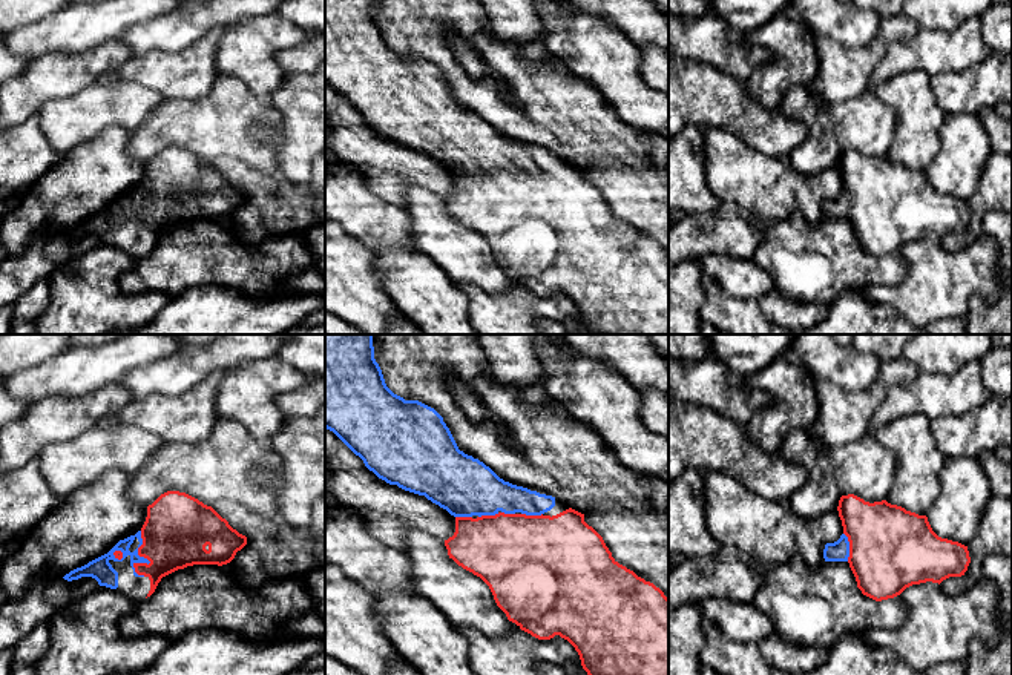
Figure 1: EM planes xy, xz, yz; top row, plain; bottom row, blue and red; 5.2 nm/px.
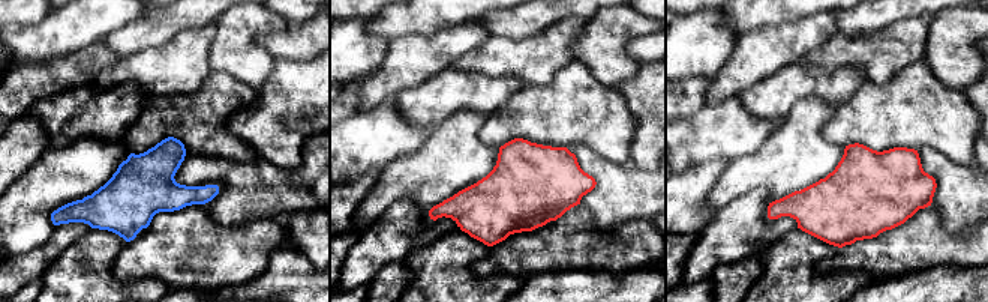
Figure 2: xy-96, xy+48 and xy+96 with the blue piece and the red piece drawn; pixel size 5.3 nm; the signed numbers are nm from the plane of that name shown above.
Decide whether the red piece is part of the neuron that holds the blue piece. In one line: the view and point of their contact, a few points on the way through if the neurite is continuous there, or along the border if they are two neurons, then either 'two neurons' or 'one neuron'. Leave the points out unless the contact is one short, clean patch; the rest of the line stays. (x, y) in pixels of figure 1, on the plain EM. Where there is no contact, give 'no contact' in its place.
contact xy (143, 214); one neuron

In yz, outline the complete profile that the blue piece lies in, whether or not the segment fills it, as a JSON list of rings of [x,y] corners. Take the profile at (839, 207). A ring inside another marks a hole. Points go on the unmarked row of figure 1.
[[[848,150],[839,156],[843,190],[823,206],[825,218],[848,218],[863,252],[882,258],[900,252],[906,244],[926,238],[941,239],[961,233],[971,219],[968,202],[938,193],[926,172],[906,167],[886,156],[865,158]]]

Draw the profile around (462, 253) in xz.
[[[409,189],[405,210],[411,216],[414,249],[454,282],[472,284],[492,295],[521,287],[497,262],[489,242],[448,212],[445,198],[425,189]]]

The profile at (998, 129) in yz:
[[[984,107],[977,117],[991,140],[992,152],[1012,155],[1012,120],[1000,117],[995,107]]]

